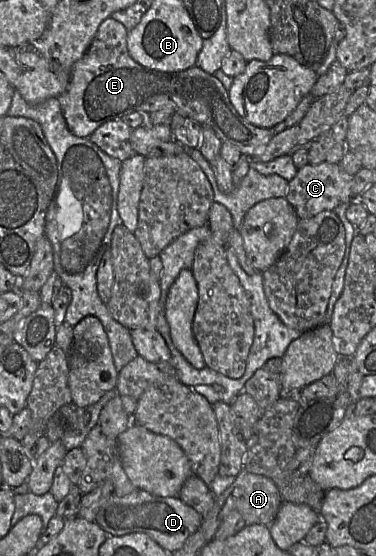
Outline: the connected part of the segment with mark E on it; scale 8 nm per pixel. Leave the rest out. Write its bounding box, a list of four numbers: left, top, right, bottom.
[57,18,276,156]

